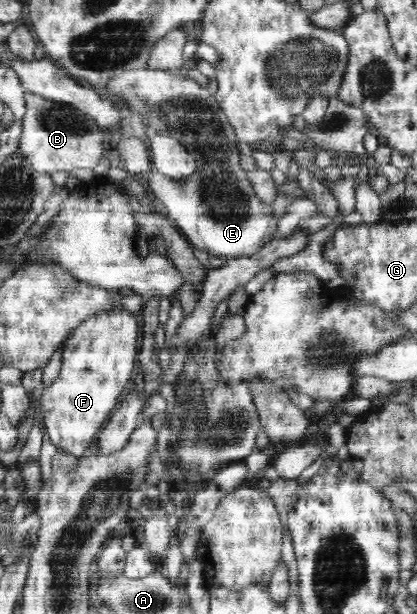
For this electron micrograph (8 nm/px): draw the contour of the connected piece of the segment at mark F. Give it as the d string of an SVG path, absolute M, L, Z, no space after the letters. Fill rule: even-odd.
M126 309L104 310L94 318L86 318L73 330L63 346L60 373L50 386L45 387L41 399L43 422L52 444L59 450L80 455L88 450L91 443L96 443L97 434L121 403L120 397L134 372L138 356L138 322Z

